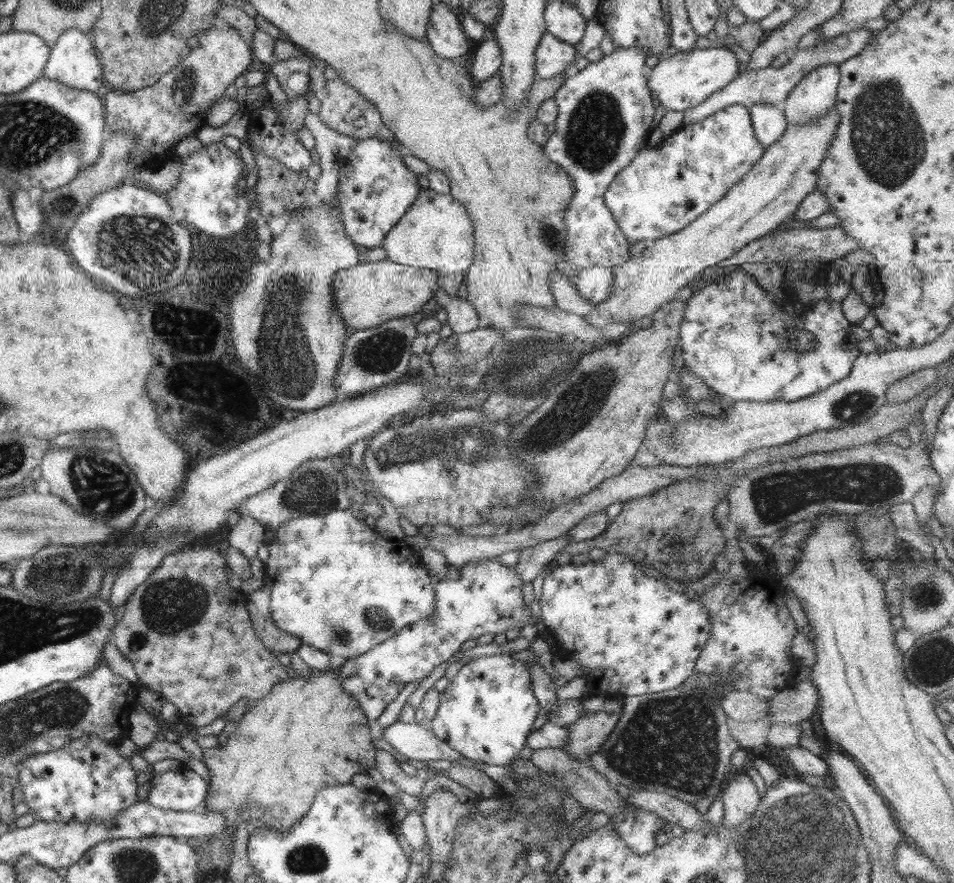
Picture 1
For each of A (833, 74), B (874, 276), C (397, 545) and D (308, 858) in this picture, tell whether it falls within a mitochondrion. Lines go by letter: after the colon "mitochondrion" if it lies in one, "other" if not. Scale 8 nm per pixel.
A: other
B: other
C: other
D: mitochondrion

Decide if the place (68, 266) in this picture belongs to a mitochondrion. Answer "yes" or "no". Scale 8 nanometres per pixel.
no

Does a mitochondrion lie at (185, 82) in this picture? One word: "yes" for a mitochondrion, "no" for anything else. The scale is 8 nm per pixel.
yes

